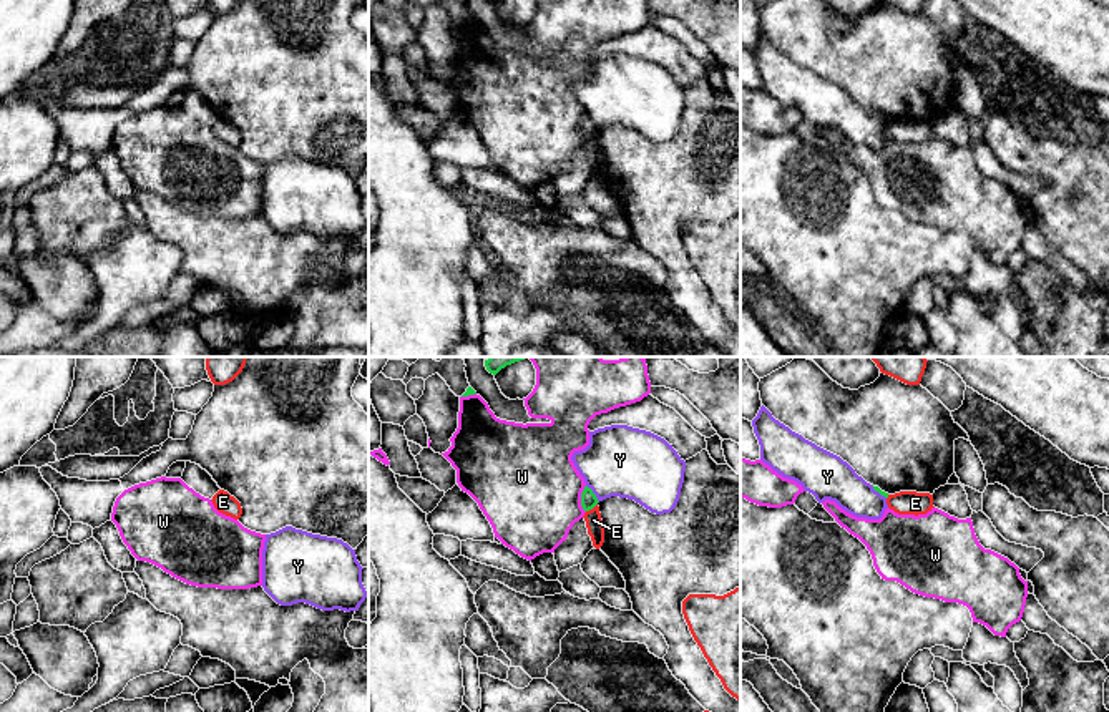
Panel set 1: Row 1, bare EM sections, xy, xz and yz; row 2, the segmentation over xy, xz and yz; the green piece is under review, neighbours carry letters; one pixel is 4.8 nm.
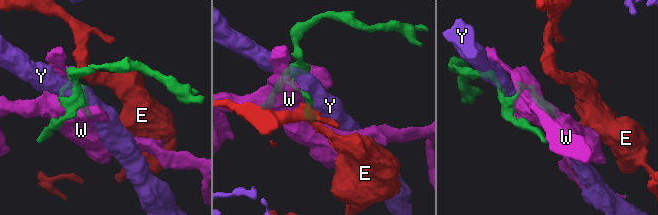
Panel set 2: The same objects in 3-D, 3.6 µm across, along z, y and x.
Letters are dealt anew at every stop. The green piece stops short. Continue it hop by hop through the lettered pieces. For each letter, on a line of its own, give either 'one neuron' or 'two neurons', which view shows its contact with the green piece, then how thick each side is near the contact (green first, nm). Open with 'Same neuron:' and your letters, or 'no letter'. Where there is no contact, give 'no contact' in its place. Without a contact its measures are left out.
Same neuron: no letter
E: two neurons | xz | 80/80 nm
W: two neurons | xz | 80/480 nm
Y: two neurons | xz | 80/340 nm

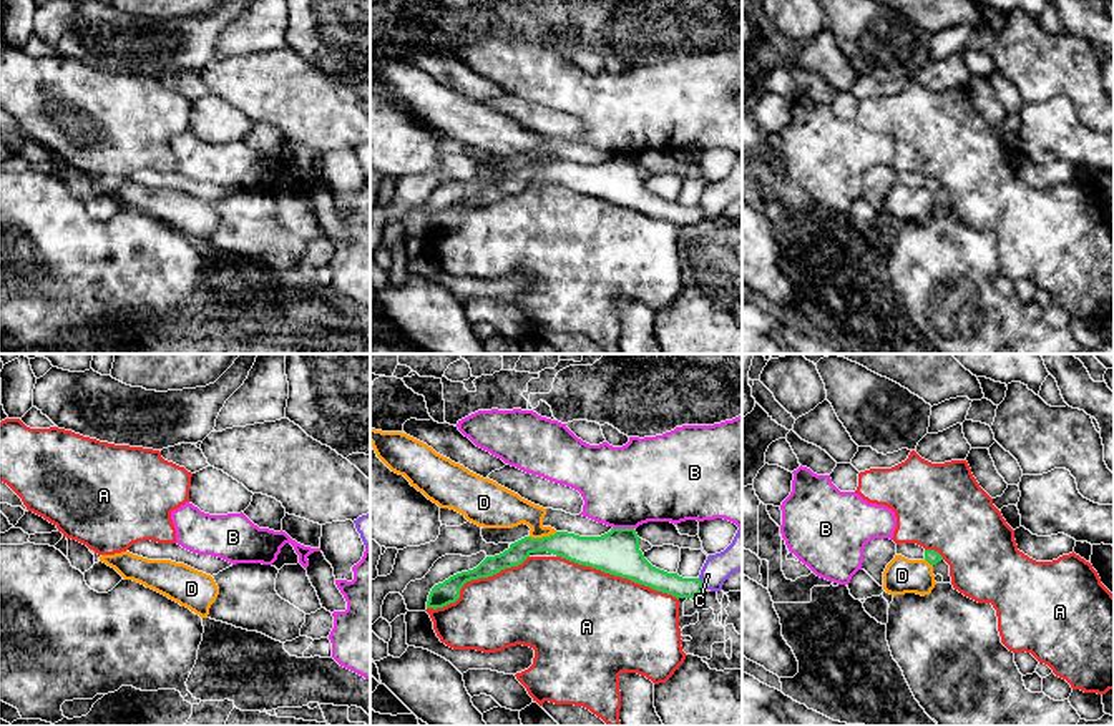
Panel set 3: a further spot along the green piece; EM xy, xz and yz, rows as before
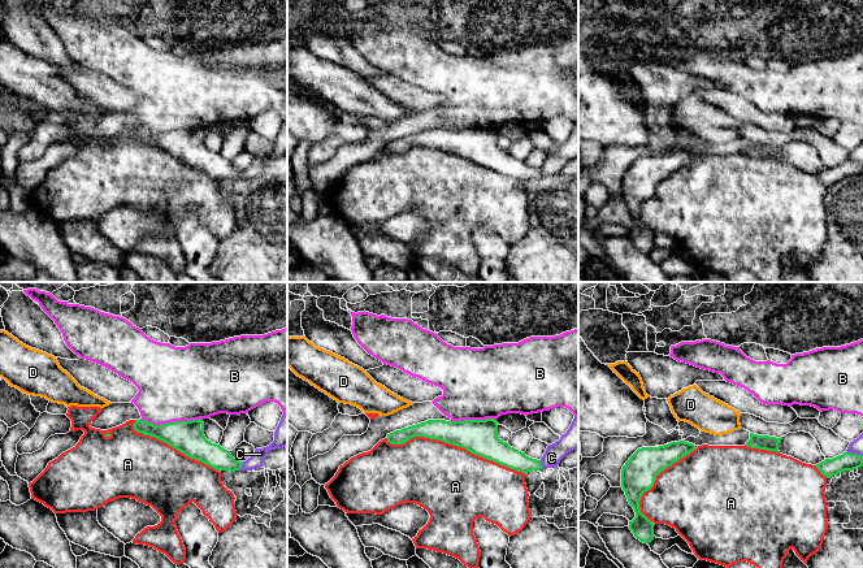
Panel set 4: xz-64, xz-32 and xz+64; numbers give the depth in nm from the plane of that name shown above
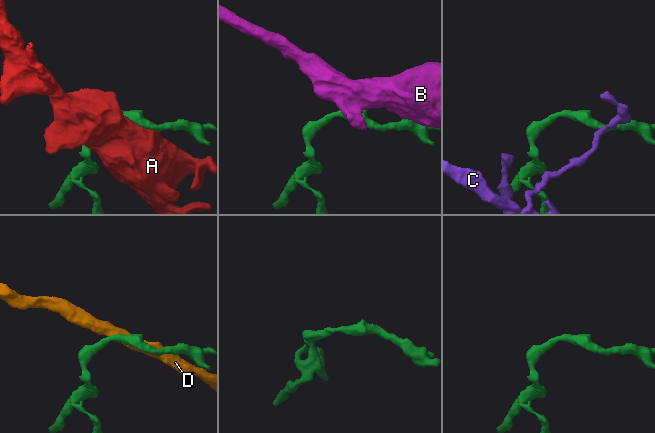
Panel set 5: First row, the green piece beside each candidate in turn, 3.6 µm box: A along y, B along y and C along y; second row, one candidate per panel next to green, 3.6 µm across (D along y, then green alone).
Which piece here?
Same neuron: no letter
A: two neurons | xz | 220/480 nm
B: two neurons | xz | 220/400 nm
C: two neurons | xz | 110/150 nm
D: two neurons | xz | 140/190 nm

